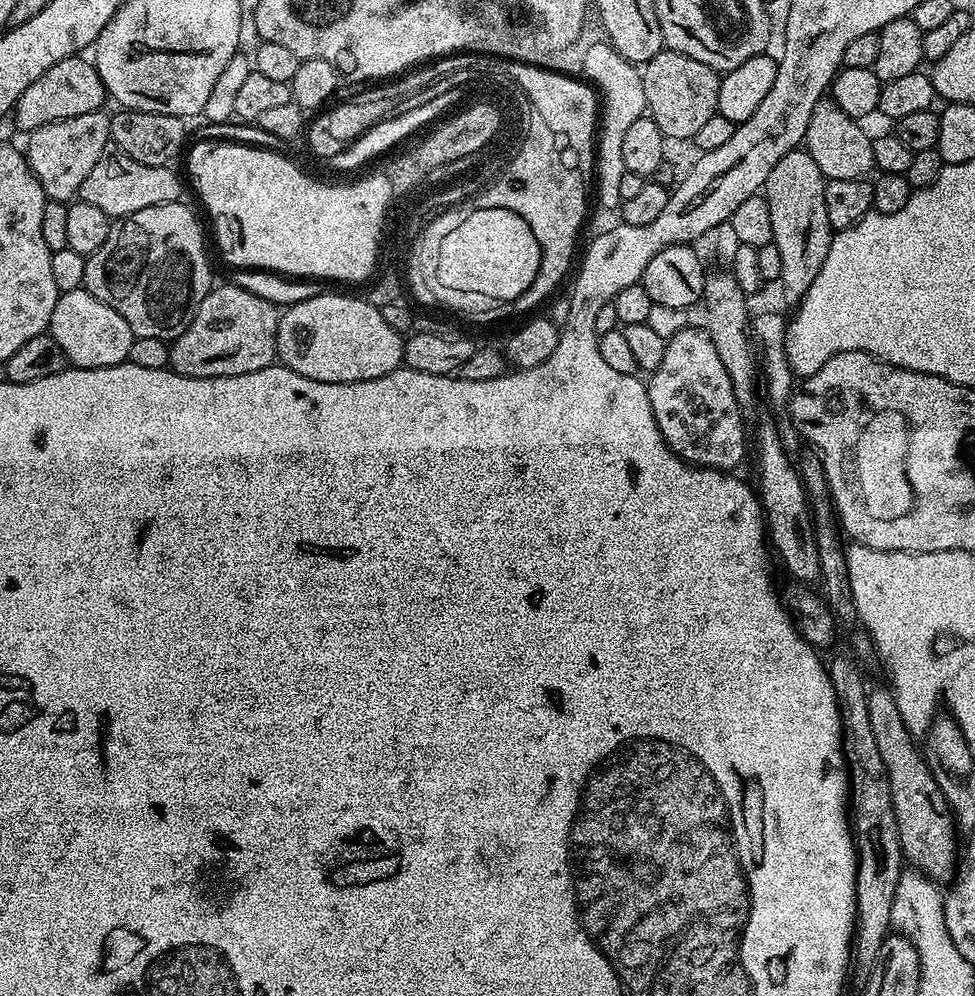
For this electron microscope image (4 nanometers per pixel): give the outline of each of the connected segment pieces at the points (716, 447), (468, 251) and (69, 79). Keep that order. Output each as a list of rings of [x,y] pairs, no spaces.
[[[698,326],[684,328],[672,338],[670,336],[665,343],[662,362],[658,370],[651,373],[646,387],[659,432],[672,452],[696,467],[727,472],[736,470],[735,467],[746,454],[746,424],[738,410],[737,398],[734,396],[730,376],[726,373],[726,366],[722,364],[722,358],[719,357],[718,350],[705,329]]]
[[[489,210],[486,214],[462,217],[458,226],[452,228],[452,236],[444,240],[444,252],[440,252],[440,280],[444,280],[444,284],[452,284],[452,288],[472,288],[472,292],[508,296],[514,301],[534,282],[539,265],[538,238],[534,238],[526,222],[517,215],[507,216],[503,210]]]
[[[80,54],[62,58],[62,62],[54,62],[54,66],[50,66],[50,70],[46,70],[46,74],[34,82],[34,86],[26,86],[22,98],[18,98],[16,107],[10,113],[10,120],[16,123],[18,131],[31,134],[55,120],[78,118],[78,114],[99,112],[105,107],[106,93],[102,78],[95,63],[84,58]]]

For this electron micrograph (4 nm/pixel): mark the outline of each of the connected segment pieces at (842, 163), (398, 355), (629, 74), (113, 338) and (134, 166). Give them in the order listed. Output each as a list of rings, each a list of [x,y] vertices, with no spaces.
[[[831,98],[821,99],[810,114],[810,126],[806,126],[803,147],[814,158],[814,163],[824,175],[826,181],[830,180],[863,180],[869,175],[868,171],[876,168],[874,150],[872,149],[873,137],[864,133],[864,128],[857,117],[843,112]]]
[[[324,290],[319,296],[287,305],[278,322],[276,355],[279,363],[306,378],[331,384],[349,384],[370,378],[382,378],[395,368],[401,367],[404,364],[405,337],[396,332],[394,326],[387,324],[380,309],[361,299],[359,295],[353,295],[339,296],[336,292]]]
[[[607,42],[592,44],[584,52],[583,75],[598,89],[602,97],[602,119],[598,124],[598,135],[594,145],[594,177],[596,176],[596,209],[590,212],[592,236],[606,234],[622,223],[622,141],[626,130],[638,118],[645,115],[648,103],[644,93],[644,78],[641,69],[622,54],[618,54]]]
[[[82,286],[60,294],[48,323],[48,332],[54,342],[62,346],[62,354],[66,354],[69,365],[77,368],[109,368],[125,363],[134,339],[126,318]]]
[[[105,154],[94,165],[86,182],[82,182],[79,199],[90,202],[90,206],[98,206],[102,214],[113,218],[123,218],[150,206],[175,204],[181,199],[180,180],[171,172],[171,167],[146,166],[142,162],[134,162],[134,158],[129,156],[115,155]]]

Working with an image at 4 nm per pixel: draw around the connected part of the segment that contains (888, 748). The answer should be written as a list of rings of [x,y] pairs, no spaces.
[[[885,685],[874,689],[871,687],[867,697],[868,718],[889,780],[903,857],[929,879],[940,884],[948,879],[951,881],[958,864],[958,829],[949,803],[937,786],[921,749],[914,746],[914,737],[902,722],[901,712],[891,689]]]

